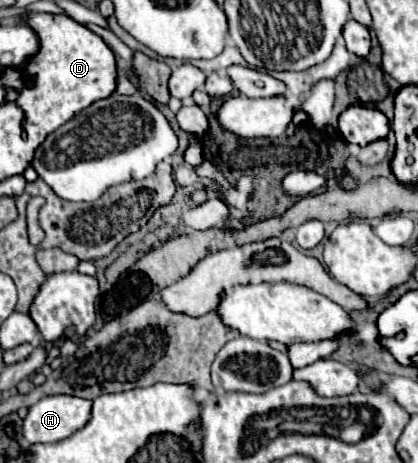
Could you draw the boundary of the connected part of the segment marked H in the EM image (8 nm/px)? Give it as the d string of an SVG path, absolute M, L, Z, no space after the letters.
M52 395L40 399L36 405L28 409L28 417L24 419L24 439L26 443L58 443L78 429L82 429L90 421L92 413L92 401L82 399L82 397L72 397L72 395Z

